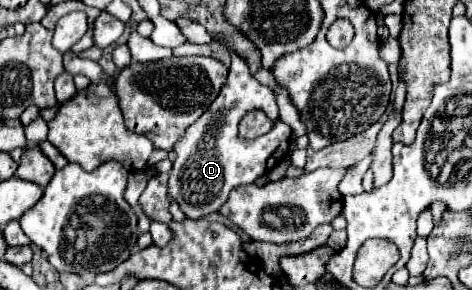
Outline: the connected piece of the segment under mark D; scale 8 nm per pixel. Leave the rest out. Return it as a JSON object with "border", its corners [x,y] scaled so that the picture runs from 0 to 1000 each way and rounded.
{"border":[[[492,186],[492,228],[479,290],[445,372],[394,441],[394,462],[369,497],[369,572],[360,586],[356,669],[381,703],[398,752],[432,752],[470,717],[496,641],[534,634],[547,607],[576,586],[610,531],[619,448],[610,428],[585,414],[585,434],[542,476],[508,483],[500,469],[500,434],[525,379],[559,379],[568,407],[589,407],[585,331],[568,297],[555,297],[530,248],[513,200]]]}

